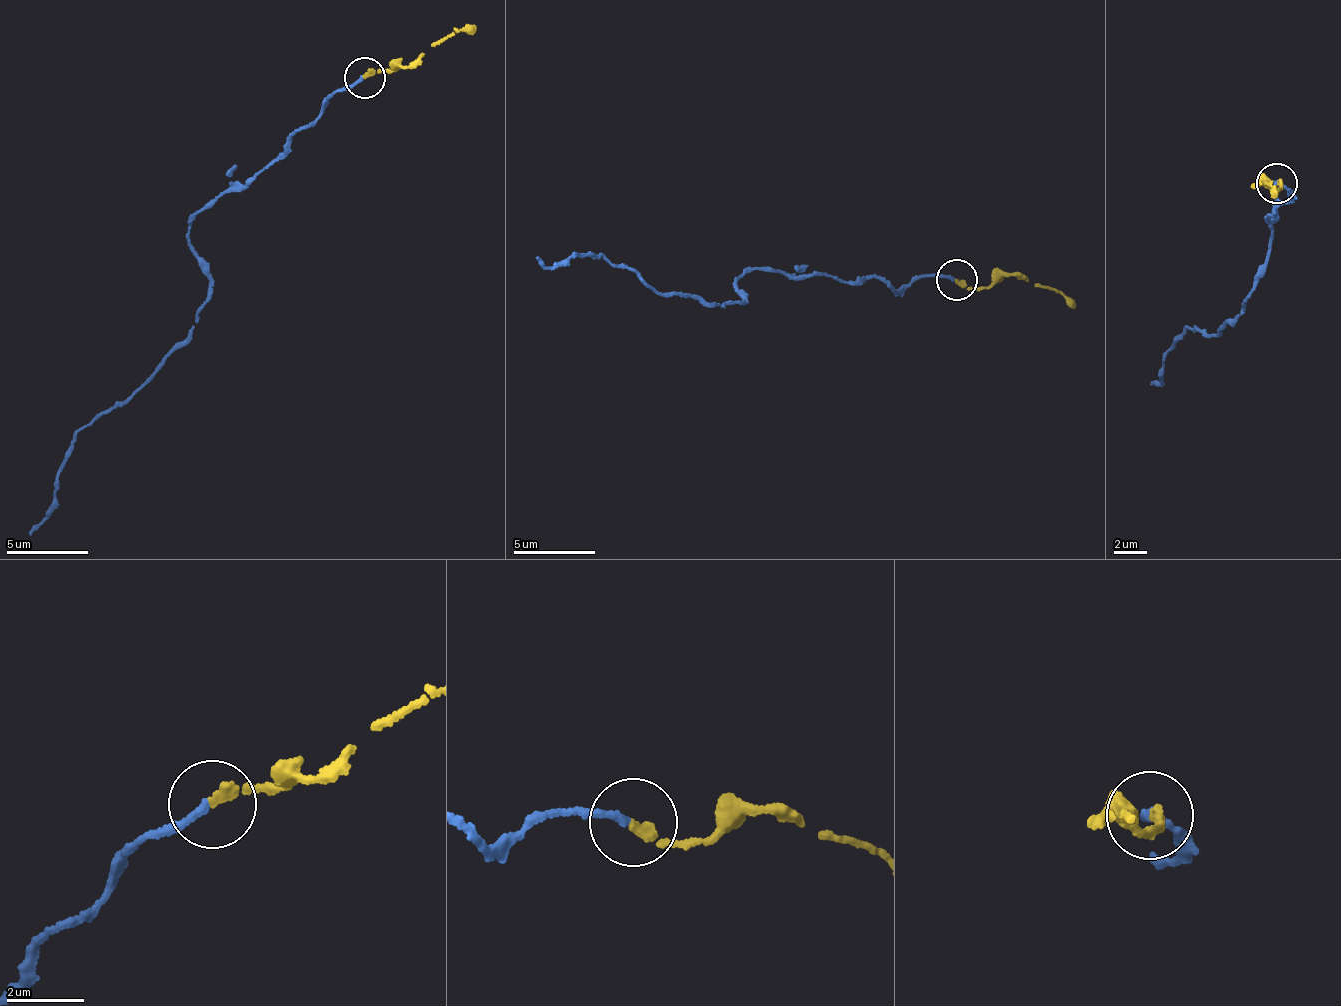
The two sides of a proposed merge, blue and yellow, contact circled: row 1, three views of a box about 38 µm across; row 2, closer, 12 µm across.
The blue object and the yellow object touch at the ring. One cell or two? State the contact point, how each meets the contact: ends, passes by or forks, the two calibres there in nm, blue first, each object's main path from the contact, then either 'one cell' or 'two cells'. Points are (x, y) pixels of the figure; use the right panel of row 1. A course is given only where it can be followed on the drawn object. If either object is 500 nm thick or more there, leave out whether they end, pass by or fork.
place (1277, 183); blue ends; yellow ends; calibres 180 and 240 nm; course blue (1279, 181), (1287, 199), (1266, 216), (1278, 219), (1272, 252), (1241, 315), (1221, 332), (1185, 329), (1153, 383); course yellow (1277, 183), (1275, 190), (1256, 186), (1267, 183), (1275, 193); one cell

